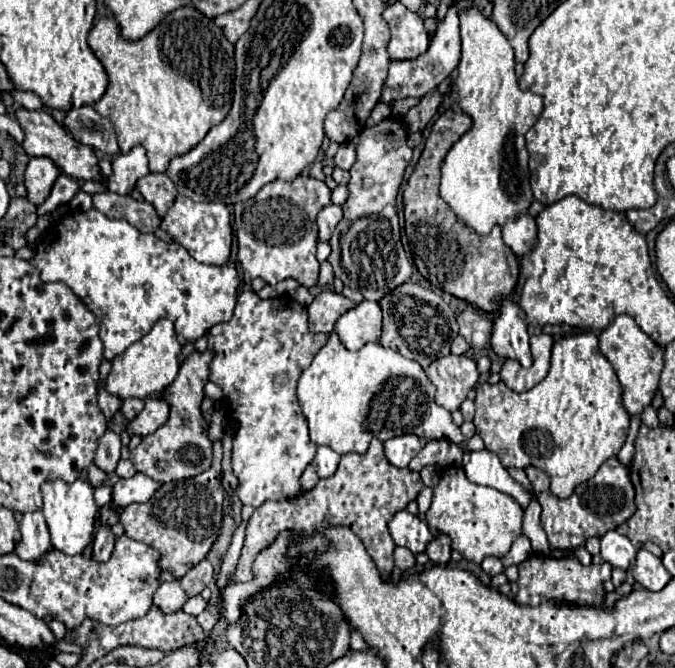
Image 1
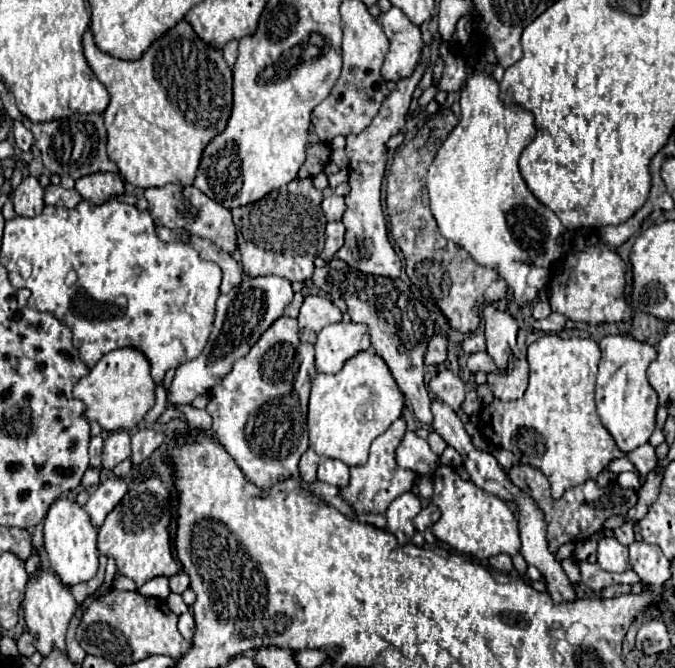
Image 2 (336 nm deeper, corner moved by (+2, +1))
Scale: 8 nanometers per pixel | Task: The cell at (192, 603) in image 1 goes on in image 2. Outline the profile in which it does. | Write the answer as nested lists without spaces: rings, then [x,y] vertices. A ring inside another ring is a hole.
[[[171,593],[167,599],[167,605],[169,605],[169,609],[175,613],[175,615],[181,615],[181,613],[187,613],[187,605],[183,603],[183,599],[181,599],[181,595],[177,595],[177,593]]]

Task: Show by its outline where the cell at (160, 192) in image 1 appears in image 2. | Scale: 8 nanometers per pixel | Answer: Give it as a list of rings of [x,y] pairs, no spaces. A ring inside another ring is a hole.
[[[169,183],[157,189],[145,189],[145,199],[149,201],[149,213],[155,225],[165,225],[169,229],[185,229],[191,235],[211,239],[227,253],[233,253],[237,249],[237,229],[231,221],[231,211],[209,199],[203,191],[195,189],[193,185],[181,187]]]

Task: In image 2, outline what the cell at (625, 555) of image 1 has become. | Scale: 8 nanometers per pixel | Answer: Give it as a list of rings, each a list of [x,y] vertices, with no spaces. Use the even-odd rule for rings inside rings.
[[[601,537],[597,547],[597,563],[605,571],[623,573],[629,569],[629,551],[615,537]]]

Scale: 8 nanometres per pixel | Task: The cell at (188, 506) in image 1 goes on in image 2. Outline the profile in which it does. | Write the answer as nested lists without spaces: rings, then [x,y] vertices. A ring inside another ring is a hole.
[[[149,477],[141,483],[129,487],[121,503],[105,517],[105,523],[99,527],[97,549],[105,557],[113,557],[117,571],[135,581],[141,587],[153,577],[171,577],[179,571],[179,565],[171,553],[169,543],[169,523],[171,511],[175,509],[175,497],[159,477]]]

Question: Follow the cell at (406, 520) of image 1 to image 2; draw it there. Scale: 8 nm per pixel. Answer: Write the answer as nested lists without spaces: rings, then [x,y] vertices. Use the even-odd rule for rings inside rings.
[[[411,491],[399,495],[387,509],[385,517],[387,517],[387,529],[397,537],[399,545],[405,545],[411,541],[415,527],[413,527],[413,519],[415,515],[421,511],[421,503],[419,497],[413,495]]]

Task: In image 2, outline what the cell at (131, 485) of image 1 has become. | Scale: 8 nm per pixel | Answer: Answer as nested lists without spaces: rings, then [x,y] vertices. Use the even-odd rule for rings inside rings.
[[[111,477],[105,483],[101,483],[89,497],[89,501],[83,505],[85,513],[89,515],[93,527],[101,527],[105,521],[105,515],[113,511],[113,507],[121,501],[121,497],[127,493],[127,481],[119,477]]]

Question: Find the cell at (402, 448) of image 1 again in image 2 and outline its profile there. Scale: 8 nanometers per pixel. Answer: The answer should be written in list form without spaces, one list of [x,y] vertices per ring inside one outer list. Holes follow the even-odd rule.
[[[407,431],[397,447],[397,463],[421,477],[431,477],[439,467],[439,457],[431,451],[425,439],[417,437],[413,431]]]

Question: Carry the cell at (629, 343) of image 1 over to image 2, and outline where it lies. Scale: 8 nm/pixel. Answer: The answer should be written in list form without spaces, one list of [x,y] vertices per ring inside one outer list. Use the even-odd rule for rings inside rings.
[[[607,335],[599,343],[601,347],[601,363],[599,363],[599,373],[597,373],[597,387],[595,387],[595,401],[597,401],[597,413],[601,417],[601,423],[607,427],[607,431],[615,437],[615,443],[621,451],[633,451],[639,445],[647,443],[651,433],[655,431],[655,411],[657,411],[657,393],[647,381],[647,367],[649,363],[657,357],[657,351],[649,343],[635,341],[633,337],[625,335]]]

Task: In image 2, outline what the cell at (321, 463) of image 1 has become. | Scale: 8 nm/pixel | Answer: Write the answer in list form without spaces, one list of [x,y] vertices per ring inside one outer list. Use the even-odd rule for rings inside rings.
[[[323,459],[319,465],[317,477],[323,483],[335,485],[335,487],[345,487],[349,483],[349,467],[339,459]]]

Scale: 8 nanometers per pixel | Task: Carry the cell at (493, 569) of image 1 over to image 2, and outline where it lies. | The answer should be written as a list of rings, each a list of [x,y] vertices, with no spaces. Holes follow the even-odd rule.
[[[495,555],[489,559],[491,567],[497,569],[497,571],[503,571],[503,573],[509,573],[513,571],[513,563],[511,563],[511,557],[509,555]]]

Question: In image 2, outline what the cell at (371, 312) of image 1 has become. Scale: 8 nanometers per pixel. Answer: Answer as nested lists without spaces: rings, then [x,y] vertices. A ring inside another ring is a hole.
[[[333,323],[323,327],[315,343],[315,371],[337,373],[359,351],[367,351],[369,329],[357,323]]]

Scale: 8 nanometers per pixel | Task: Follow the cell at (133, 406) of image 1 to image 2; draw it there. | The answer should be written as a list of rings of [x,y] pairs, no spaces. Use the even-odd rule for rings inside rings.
[[[139,429],[131,437],[131,463],[133,467],[139,467],[143,461],[149,459],[149,455],[163,443],[163,433],[153,429]]]

